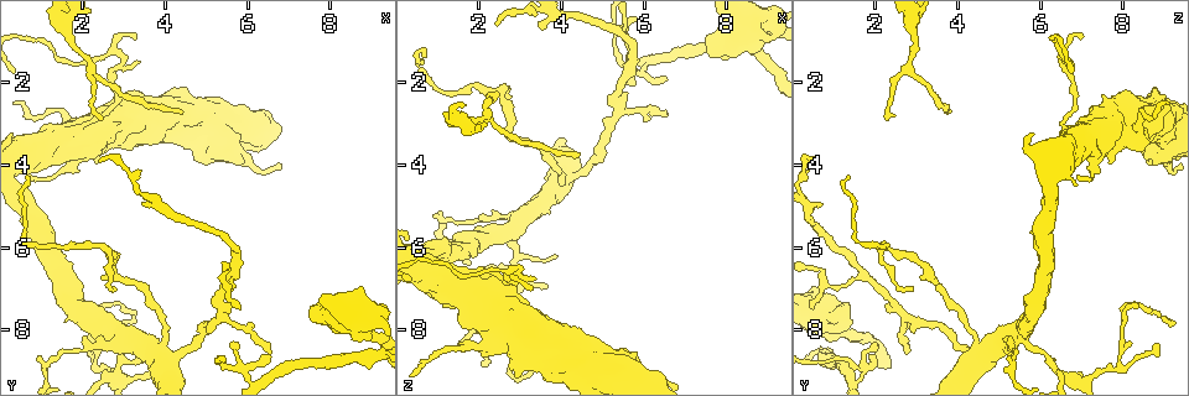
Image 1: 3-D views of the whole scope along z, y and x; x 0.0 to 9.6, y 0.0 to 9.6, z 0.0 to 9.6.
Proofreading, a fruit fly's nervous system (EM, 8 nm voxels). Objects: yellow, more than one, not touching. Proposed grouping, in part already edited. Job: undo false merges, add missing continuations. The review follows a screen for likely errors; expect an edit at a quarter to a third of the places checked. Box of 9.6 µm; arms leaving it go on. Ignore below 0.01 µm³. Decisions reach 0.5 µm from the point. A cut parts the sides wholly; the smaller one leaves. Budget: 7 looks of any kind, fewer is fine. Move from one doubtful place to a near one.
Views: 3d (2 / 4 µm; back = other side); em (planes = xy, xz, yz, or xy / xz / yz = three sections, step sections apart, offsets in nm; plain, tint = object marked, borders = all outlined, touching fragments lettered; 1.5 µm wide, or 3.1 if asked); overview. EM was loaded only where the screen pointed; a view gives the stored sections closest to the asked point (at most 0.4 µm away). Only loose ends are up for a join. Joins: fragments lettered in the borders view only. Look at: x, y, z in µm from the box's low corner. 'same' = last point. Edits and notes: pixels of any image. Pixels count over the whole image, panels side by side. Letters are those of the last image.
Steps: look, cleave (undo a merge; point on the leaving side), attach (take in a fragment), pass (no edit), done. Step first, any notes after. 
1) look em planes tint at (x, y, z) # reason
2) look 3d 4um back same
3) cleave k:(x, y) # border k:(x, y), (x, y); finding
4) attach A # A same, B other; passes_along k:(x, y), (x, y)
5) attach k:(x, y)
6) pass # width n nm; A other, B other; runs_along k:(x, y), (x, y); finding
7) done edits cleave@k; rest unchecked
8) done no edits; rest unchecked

look 3d 2um back at (2.90, 9.05, 6.45)

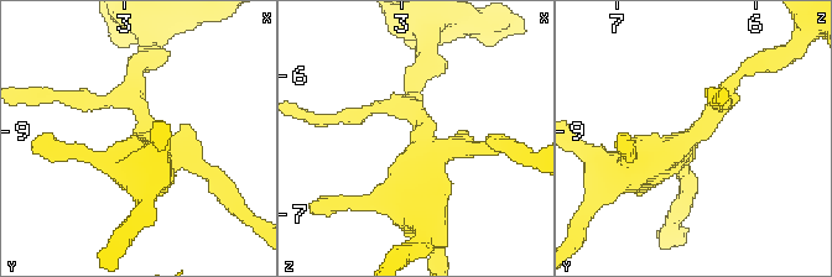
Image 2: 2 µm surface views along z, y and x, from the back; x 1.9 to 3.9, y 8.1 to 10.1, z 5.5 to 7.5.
look em planes tint at (2.86, 9.02, 6.48) # now the EM

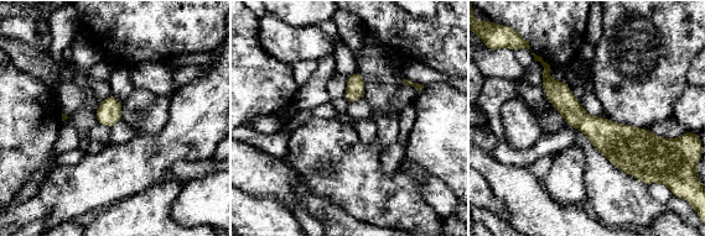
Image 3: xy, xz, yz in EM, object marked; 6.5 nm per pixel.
look em planes borders same # what lies round it

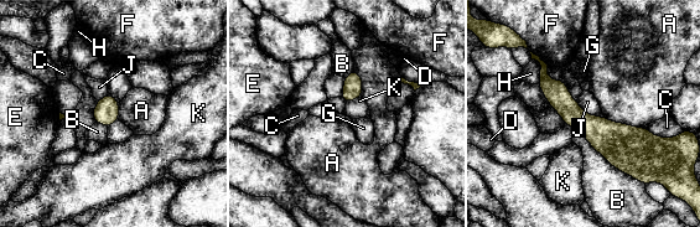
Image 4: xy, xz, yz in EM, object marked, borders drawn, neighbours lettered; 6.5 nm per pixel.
pass # A other, B other, C other, D other, E other, F other, G other, H other, J other, K other; all the same neuron

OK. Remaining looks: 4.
look em xz step 4 borders at (1.50, 7.40, 8.35) # tapers out

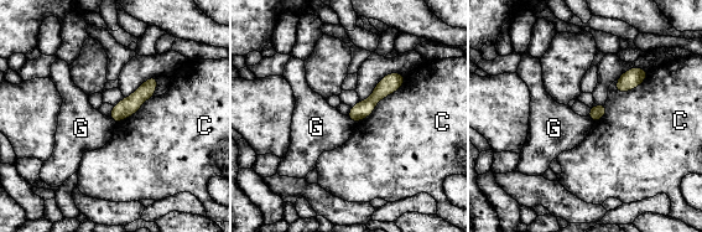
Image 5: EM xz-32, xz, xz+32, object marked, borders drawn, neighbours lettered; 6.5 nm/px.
look em planes borders same # cut it another way

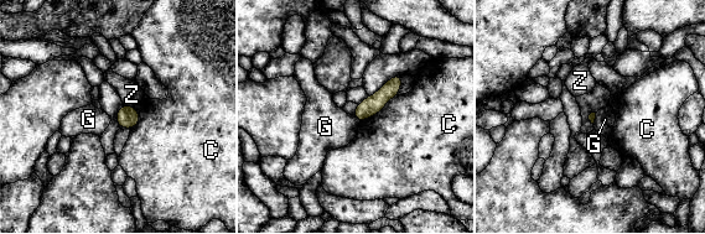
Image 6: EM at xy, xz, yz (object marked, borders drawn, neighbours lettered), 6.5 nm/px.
pass # C other, G other, Z other; runs_along 6:(399, 78), (376, 103), (357, 114); no lettered fragment goes on from it

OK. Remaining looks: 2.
look em planes borders at (5.55, 8.35, 2.10) # tapers out

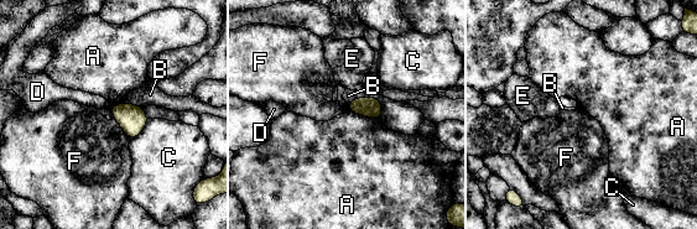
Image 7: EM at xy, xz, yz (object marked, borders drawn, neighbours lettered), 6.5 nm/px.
pass # width 120 nm; A other, B other, C other, D other, E other, F other; border 7:(348, 109), (380, 120); no lettered fragment goes on from it

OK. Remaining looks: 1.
done no edits; rest unchecked

